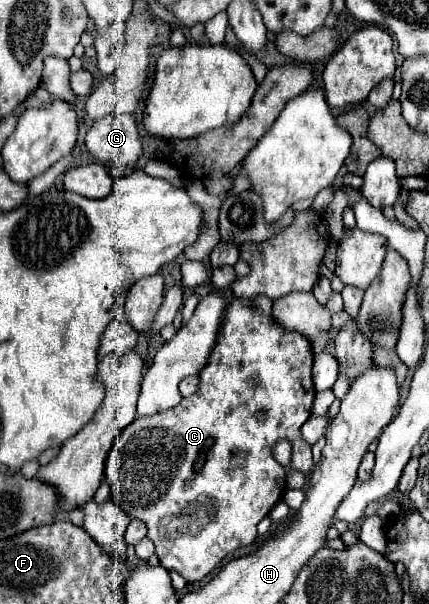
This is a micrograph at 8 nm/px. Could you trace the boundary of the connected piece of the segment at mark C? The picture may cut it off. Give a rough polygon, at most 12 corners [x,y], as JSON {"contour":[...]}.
{"contour":[[233,300],[105,480],[187,582],[313,470],[313,350]]}

